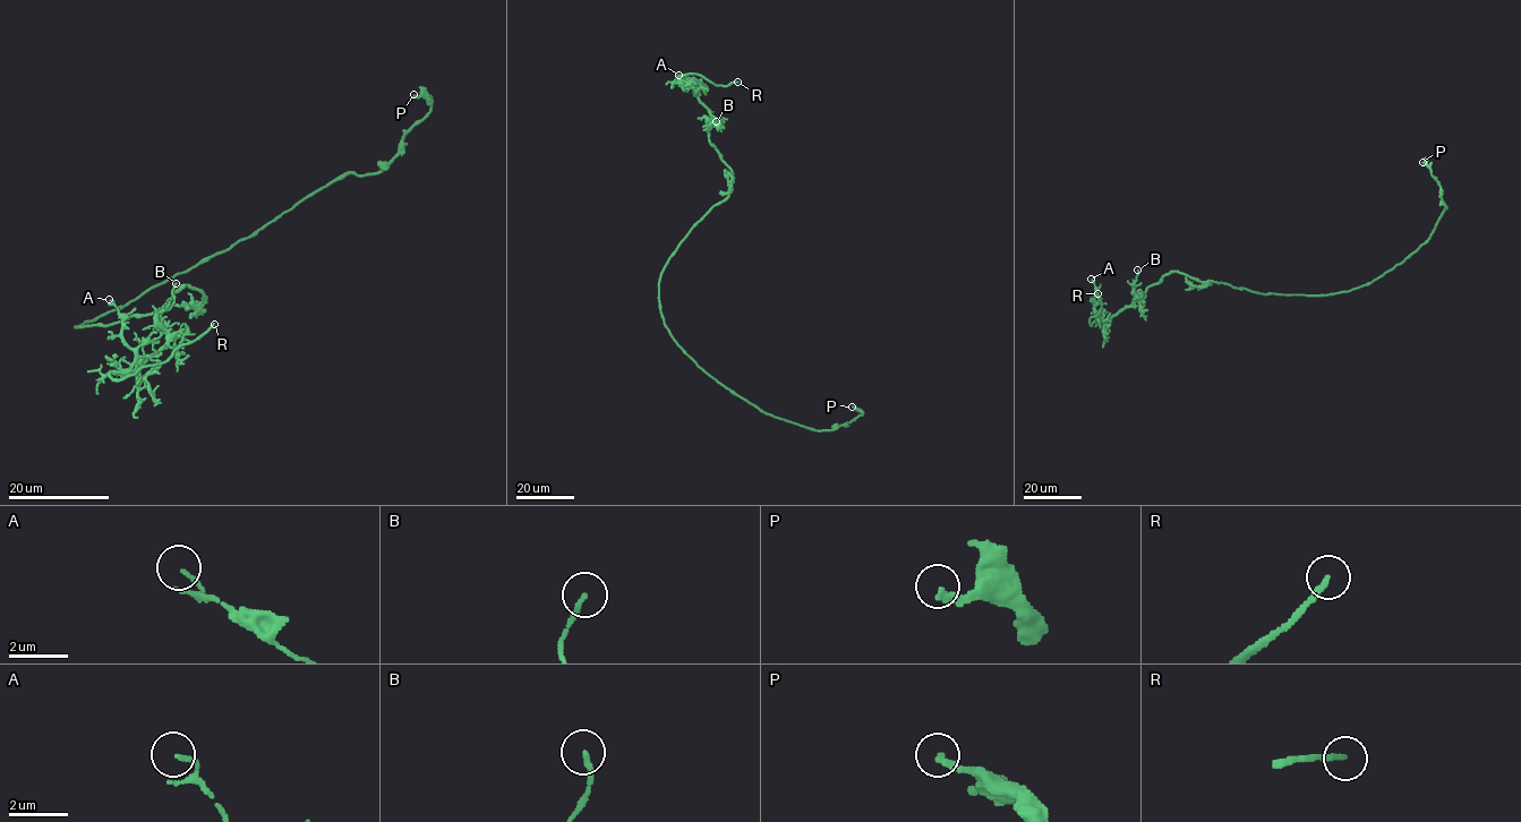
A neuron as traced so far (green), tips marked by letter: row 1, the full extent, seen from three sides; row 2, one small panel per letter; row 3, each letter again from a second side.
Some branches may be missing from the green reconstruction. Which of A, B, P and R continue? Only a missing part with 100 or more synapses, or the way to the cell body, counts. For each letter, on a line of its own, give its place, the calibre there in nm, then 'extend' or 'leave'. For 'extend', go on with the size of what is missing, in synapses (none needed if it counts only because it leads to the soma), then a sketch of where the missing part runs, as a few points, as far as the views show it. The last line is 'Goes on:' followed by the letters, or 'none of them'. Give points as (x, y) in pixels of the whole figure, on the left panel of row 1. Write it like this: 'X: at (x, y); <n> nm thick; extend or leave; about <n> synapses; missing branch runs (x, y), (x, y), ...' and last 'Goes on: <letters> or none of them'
A: at (109, 299); 110 nm thick; leave
B: at (176, 283); 140 nm thick; leave
P: at (413, 94); 200 nm thick; leave
R: at (214, 324); 180 nm thick; extend; missing branch runs (214, 324), (229, 315), (255, 318), (274, 341), (270, 343)
Goes on: R

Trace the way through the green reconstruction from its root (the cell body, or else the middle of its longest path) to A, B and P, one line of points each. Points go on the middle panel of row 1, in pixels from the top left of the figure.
A: (660, 276), (689, 231), (728, 196), (733, 180), (709, 142), (709, 110), (691, 85), (692, 78), (678, 75)
B: (660, 276), (689, 231), (728, 196), (732, 172), (709, 142), (710, 121), (705, 118), (716, 121)
P: (660, 276), (664, 325), (686, 353), (726, 387), (768, 413), (814, 430), (849, 422), (862, 414), (852, 407)

